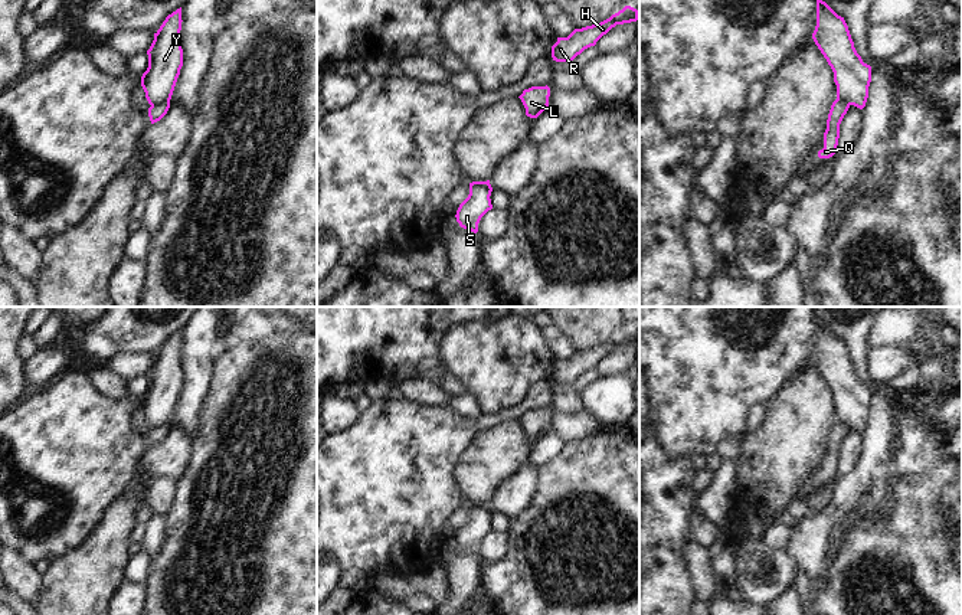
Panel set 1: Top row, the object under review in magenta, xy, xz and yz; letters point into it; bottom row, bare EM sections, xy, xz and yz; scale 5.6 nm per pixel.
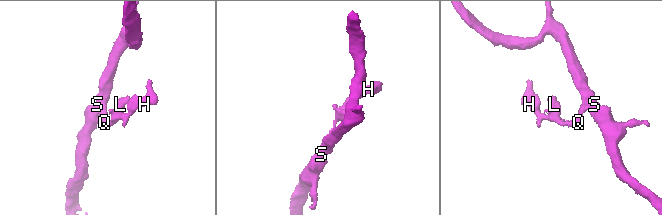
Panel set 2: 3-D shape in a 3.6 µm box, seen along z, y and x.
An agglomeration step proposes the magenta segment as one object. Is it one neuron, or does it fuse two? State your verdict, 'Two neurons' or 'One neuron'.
Two neurons.

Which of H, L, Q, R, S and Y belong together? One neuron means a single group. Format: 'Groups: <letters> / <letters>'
Groups: H L Q R / S Y.

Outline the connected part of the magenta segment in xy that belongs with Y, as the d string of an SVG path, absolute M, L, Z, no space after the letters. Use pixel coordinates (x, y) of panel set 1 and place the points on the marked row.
M180 7L166 17L147 50L148 68L141 76L141 86L150 105L171 99L183 66L181 22Z

